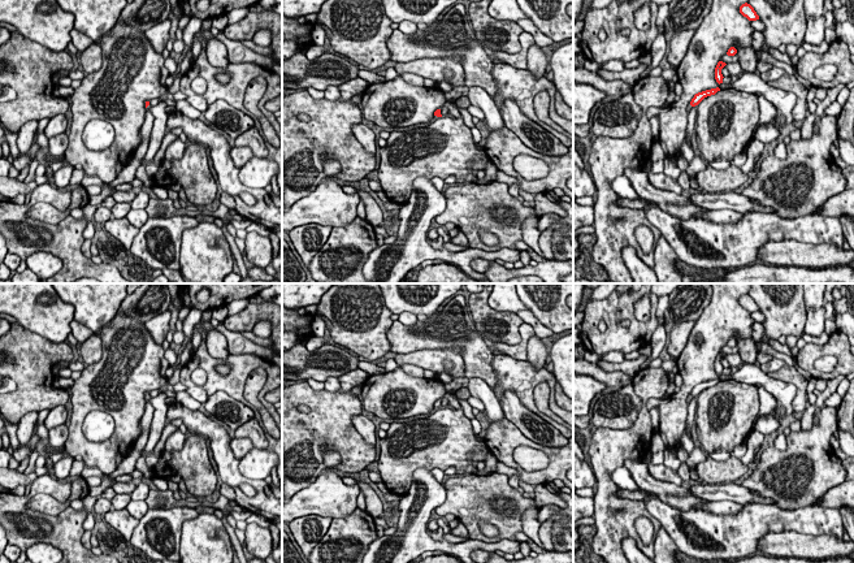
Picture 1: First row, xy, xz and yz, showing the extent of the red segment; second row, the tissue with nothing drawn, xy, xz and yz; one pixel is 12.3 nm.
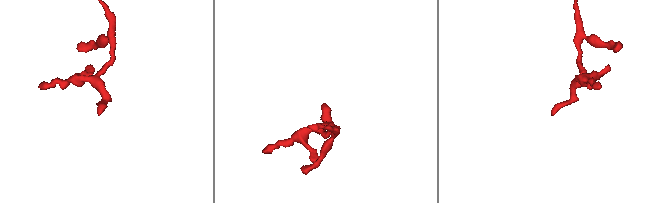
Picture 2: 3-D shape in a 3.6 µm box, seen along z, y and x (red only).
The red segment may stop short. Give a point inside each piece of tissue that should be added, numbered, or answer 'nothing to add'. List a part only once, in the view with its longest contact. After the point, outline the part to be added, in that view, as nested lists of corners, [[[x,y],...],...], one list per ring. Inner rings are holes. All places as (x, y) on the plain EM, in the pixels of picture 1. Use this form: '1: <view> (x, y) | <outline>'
1: xy (159, 402) | [[[160,393],[156,397],[148,397],[147,400],[153,406],[153,417],[151,421],[151,430],[148,441],[142,456],[136,460],[135,468],[143,473],[144,480],[151,480],[151,468],[146,463],[146,454],[151,452],[159,442],[165,428],[165,417],[168,412],[166,394]]]

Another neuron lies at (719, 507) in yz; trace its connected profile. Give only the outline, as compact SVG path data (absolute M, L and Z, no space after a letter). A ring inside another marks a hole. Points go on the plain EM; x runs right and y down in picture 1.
M714 501L707 503L697 503L692 508L708 511L715 515L737 515L742 510L742 504L733 501Z

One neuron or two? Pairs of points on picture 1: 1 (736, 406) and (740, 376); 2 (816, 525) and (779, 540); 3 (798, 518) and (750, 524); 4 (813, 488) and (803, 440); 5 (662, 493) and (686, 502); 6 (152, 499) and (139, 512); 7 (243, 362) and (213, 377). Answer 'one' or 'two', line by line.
1: two
2: two
3: one
4: one
5: one
6: two
7: one

